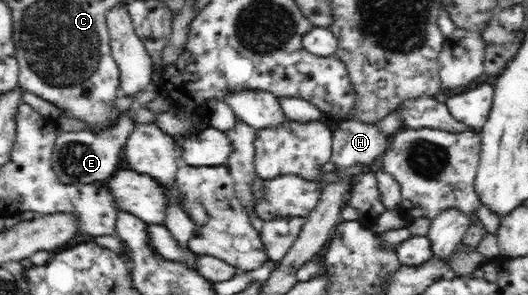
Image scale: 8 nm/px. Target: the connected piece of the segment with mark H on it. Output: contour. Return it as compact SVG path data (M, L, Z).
M341 120L333 135L330 162L336 167L334 172L354 165L376 165L387 150L390 137L376 123Z

